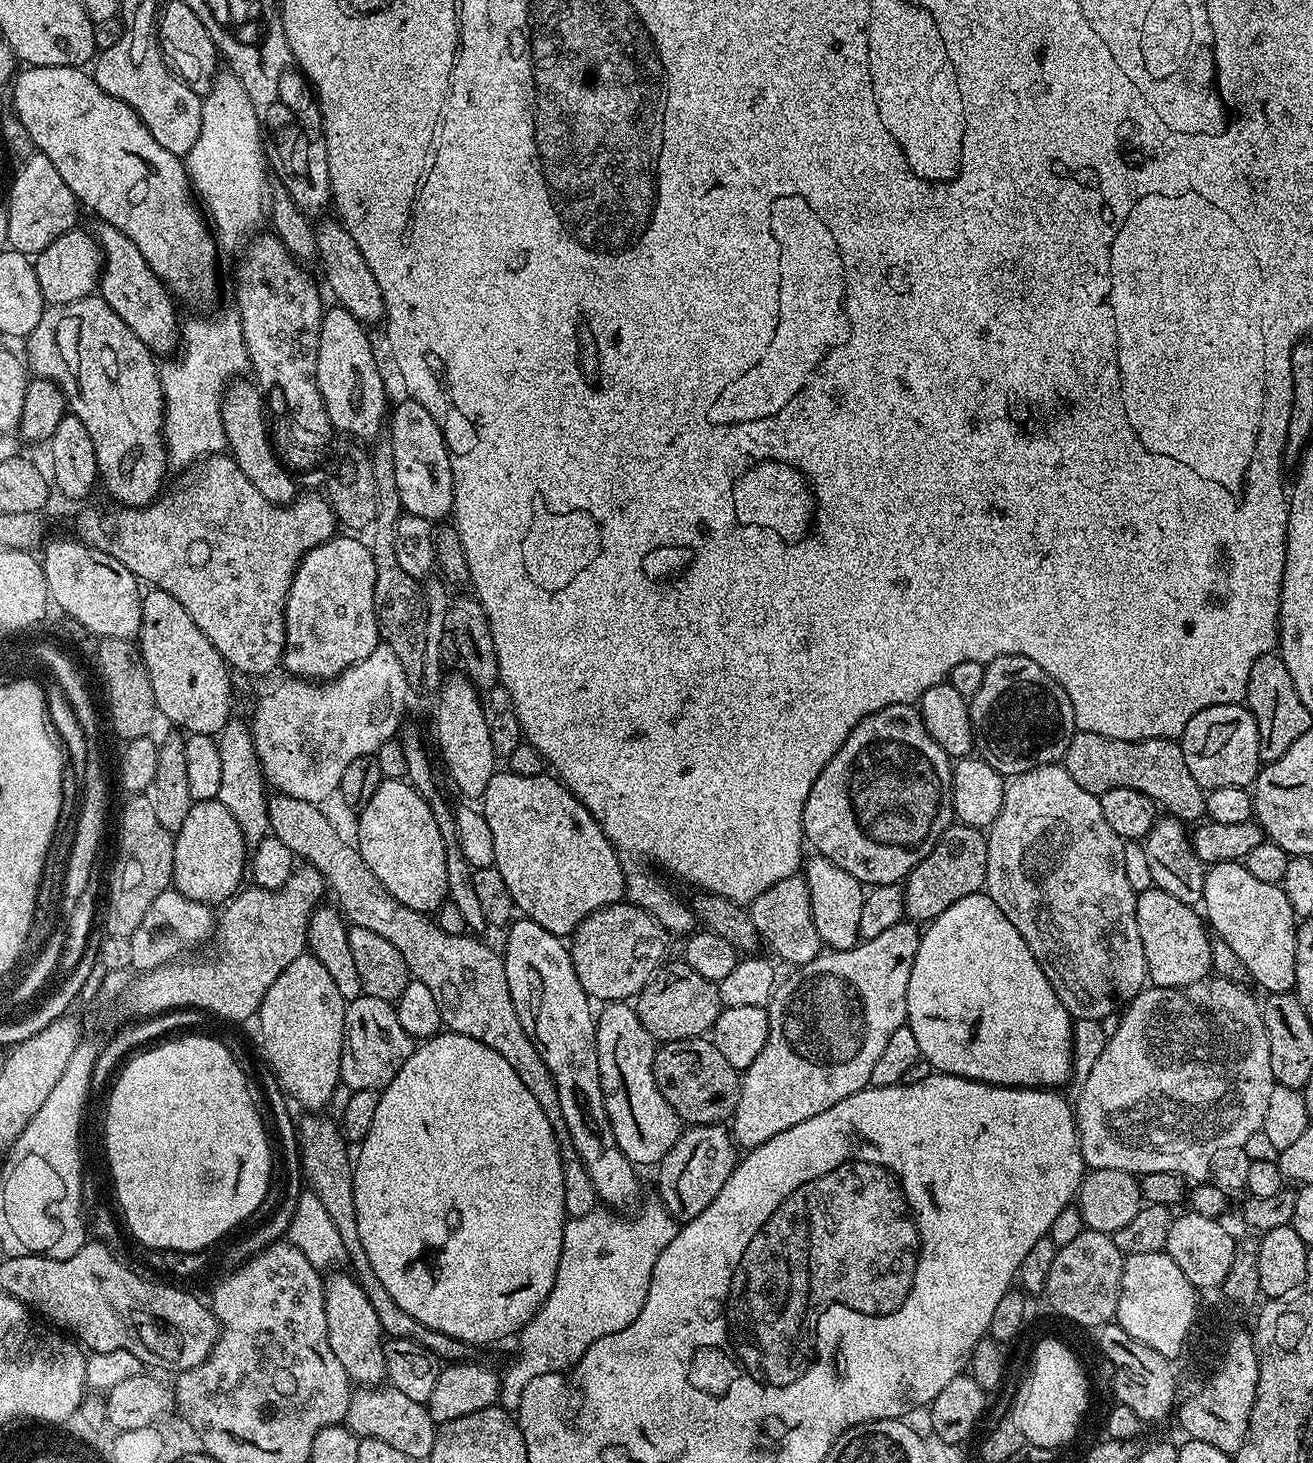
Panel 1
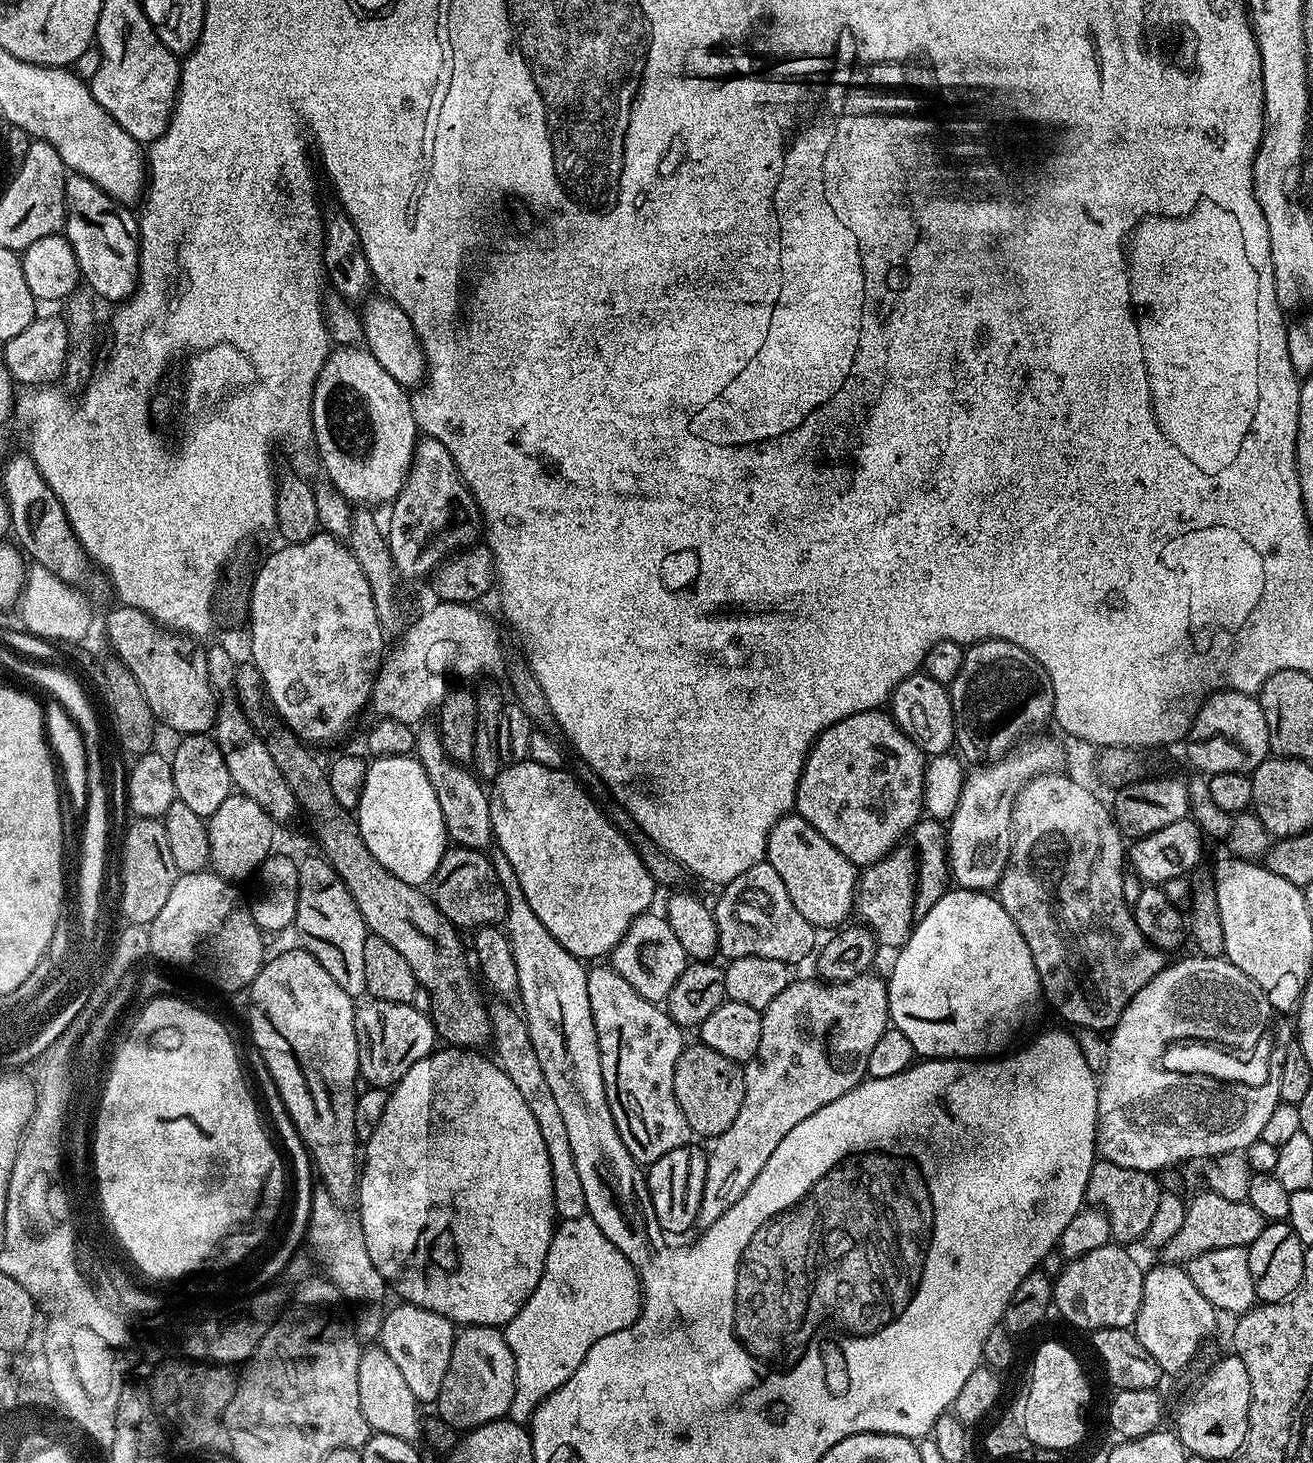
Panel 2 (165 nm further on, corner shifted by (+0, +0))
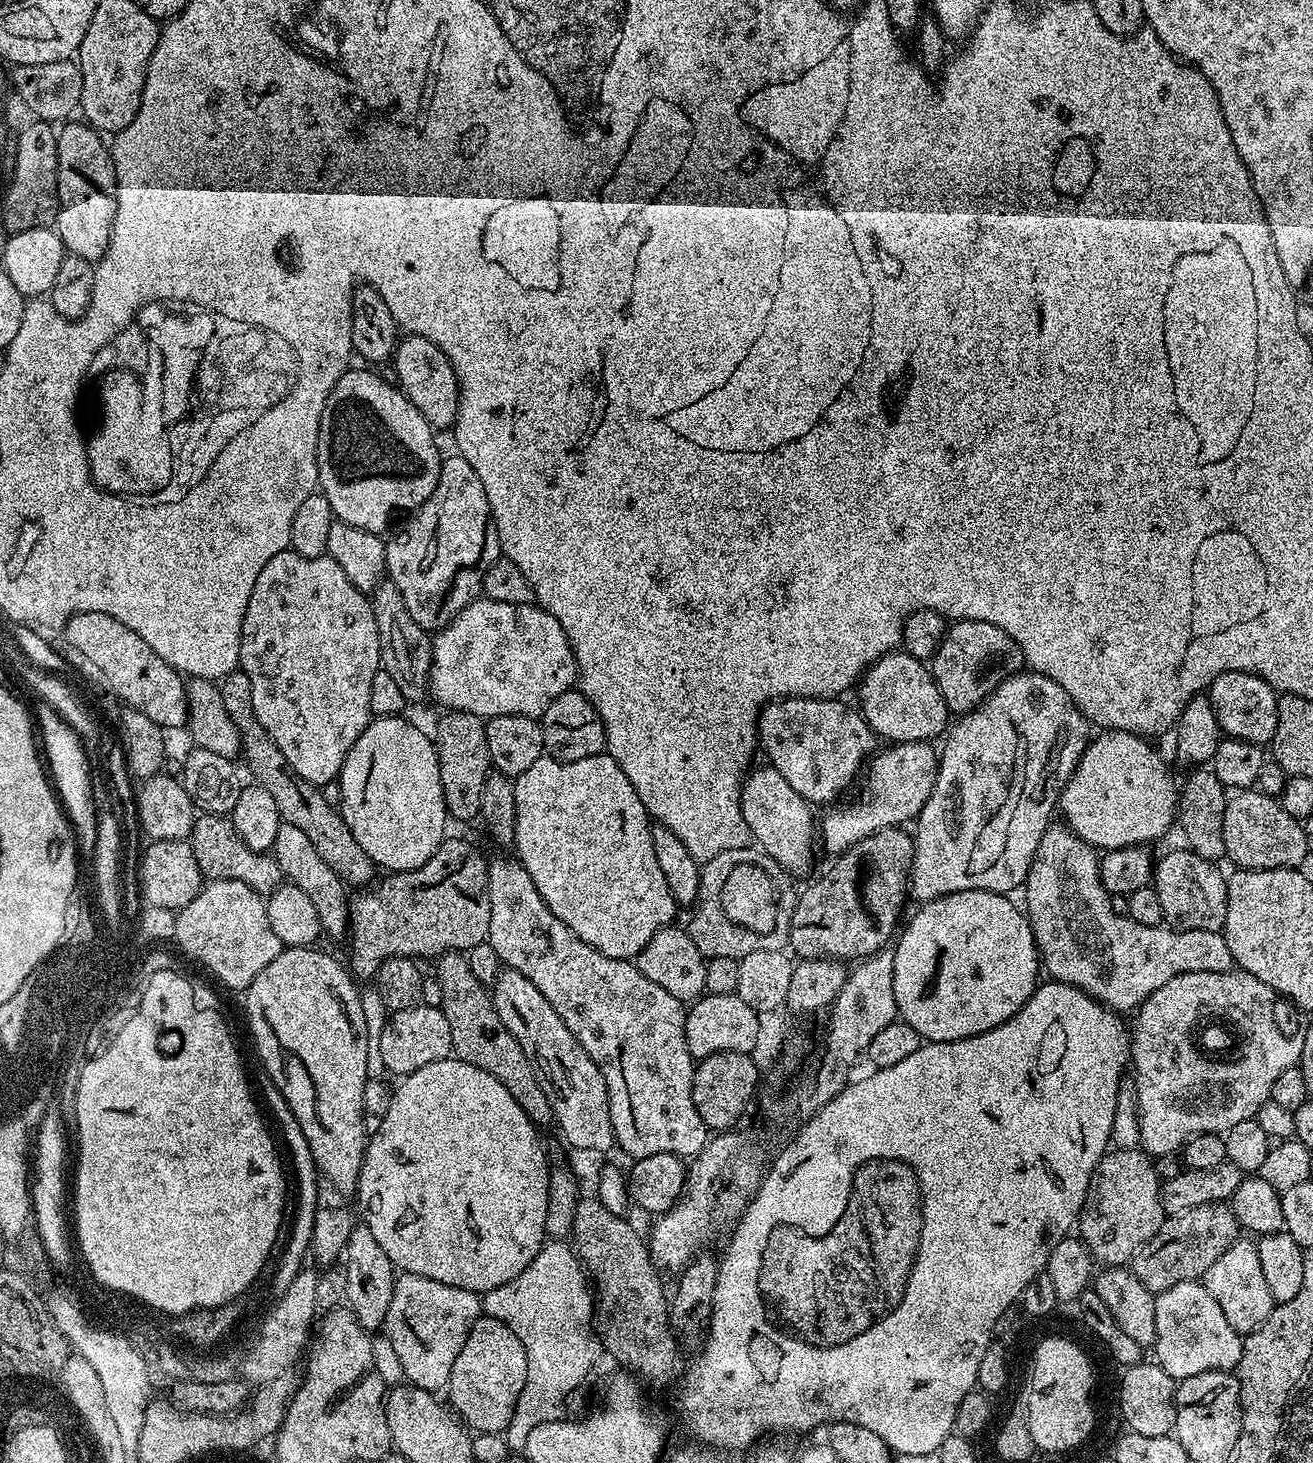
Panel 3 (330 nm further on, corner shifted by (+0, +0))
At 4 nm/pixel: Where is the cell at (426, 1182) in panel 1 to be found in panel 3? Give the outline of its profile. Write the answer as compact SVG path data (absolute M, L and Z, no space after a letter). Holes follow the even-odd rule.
M455 1058L430 1062L421 1069L403 1077L395 1085L390 1110L386 1118L382 1118L382 1126L367 1137L364 1149L364 1161L360 1167L360 1186L358 1192L364 1196L364 1204L359 1207L362 1223L374 1234L374 1242L386 1250L386 1258L390 1258L393 1269L410 1274L422 1274L422 1278L434 1278L434 1282L446 1282L446 1286L458 1286L477 1294L494 1290L498 1286L506 1286L538 1254L538 1250L546 1243L546 1198L548 1197L548 1174L550 1163L544 1157L544 1148L540 1145L537 1125L532 1123L522 1106L514 1102L510 1090L498 1082L486 1070L478 1070L478 1066L470 1066Z

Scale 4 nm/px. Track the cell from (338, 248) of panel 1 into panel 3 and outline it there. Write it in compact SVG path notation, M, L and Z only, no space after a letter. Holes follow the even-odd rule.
M405 335L396 345L390 368L396 371L394 380L400 391L433 430L451 429L455 425L460 405L460 383L454 374L454 366L450 366L446 354L442 354L434 342L421 336Z

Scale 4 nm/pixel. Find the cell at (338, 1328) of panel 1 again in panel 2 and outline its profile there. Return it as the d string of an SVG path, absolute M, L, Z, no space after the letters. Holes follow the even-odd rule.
M368 1346L361 1351L358 1362L358 1398L362 1405L362 1415L372 1427L373 1433L394 1434L394 1438L402 1438L413 1442L422 1436L421 1405L414 1398L405 1376L390 1359L390 1354L379 1346Z

